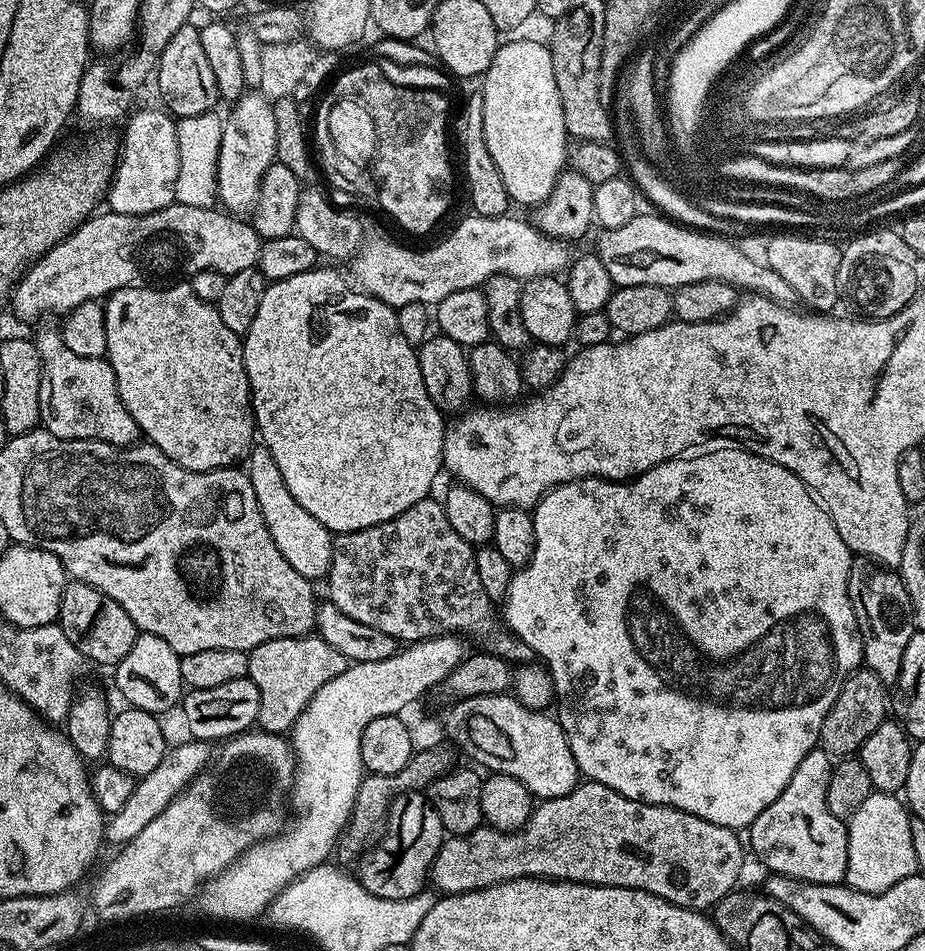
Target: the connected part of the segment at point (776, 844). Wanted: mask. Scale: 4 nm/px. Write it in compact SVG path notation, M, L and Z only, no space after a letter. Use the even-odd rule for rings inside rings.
M823 748L810 750L798 762L798 770L794 770L794 778L790 778L786 790L754 818L750 826L752 848L769 873L815 884L838 884L844 880L848 869L848 830L845 821L830 814L826 802L833 767L833 757Z

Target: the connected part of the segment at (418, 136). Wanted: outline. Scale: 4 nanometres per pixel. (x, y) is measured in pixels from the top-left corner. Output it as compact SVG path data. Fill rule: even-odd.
M364 63L358 64L357 72L351 72L349 67L344 70L348 76L340 80L338 84L332 84L336 87L336 92L340 92L340 96L346 96L350 101L358 102L362 106L366 106L366 110L370 110L370 118L374 118L374 130L376 131L376 159L374 161L374 188L380 191L380 204L384 207L384 212L397 224L400 228L405 228L408 232L413 232L414 235L420 236L423 232L428 232L444 215L448 212L448 207L452 204L452 164L448 161L448 140L450 144L450 116L448 120L448 100L443 91L434 89L408 89L402 86L394 85L388 81L381 79L380 72L375 68L367 68Z

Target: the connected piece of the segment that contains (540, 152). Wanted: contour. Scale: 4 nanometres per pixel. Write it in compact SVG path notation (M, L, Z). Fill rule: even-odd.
M536 40L501 43L490 66L484 71L482 83L486 150L490 150L490 158L494 158L494 166L498 166L498 174L502 174L502 182L506 182L509 201L513 205L543 204L570 160L570 137L566 130L566 118L562 118L562 98L558 98L558 82L554 82L551 47L547 43L539 44Z

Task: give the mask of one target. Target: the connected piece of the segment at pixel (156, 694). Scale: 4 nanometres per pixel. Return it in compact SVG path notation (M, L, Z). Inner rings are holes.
M140 632L134 646L130 646L130 654L122 658L115 665L116 688L120 691L123 703L130 708L146 710L157 714L165 714L172 707L181 703L186 692L186 685L182 678L180 655L172 649L158 634Z

